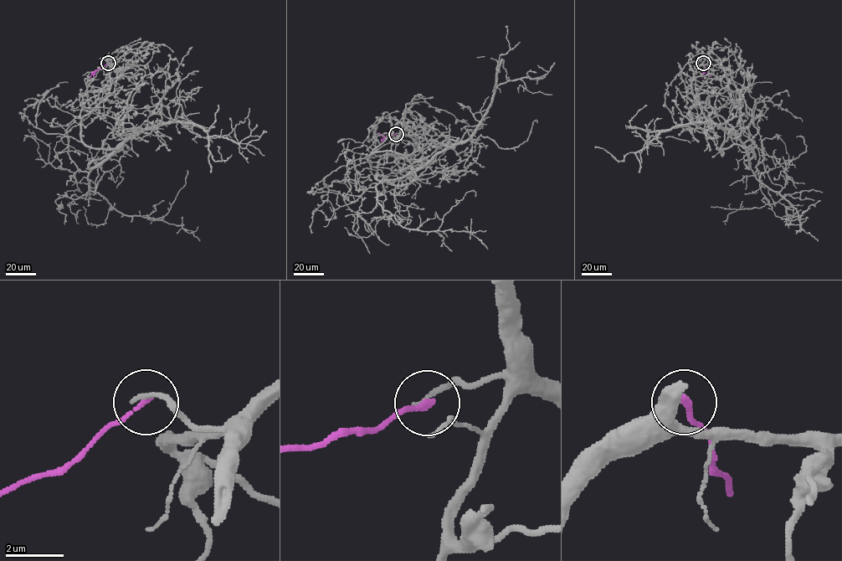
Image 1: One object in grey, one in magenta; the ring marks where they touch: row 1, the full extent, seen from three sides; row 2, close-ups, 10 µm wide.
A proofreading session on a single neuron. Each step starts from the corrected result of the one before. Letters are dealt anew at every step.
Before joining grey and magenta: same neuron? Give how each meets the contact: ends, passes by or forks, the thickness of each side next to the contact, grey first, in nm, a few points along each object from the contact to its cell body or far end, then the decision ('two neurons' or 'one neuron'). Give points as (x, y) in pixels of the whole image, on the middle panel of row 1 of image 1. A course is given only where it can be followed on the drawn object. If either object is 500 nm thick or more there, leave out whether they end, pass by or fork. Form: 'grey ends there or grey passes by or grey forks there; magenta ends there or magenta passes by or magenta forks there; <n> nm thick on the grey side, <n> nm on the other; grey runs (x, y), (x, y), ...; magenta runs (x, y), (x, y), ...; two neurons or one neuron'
grey ends there; magenta ends there; 170 nm thick on the grey side, 190 nm on the other; grey runs (396, 134), (391, 154), (433, 162), (406, 188), (409, 176), (376, 186), (403, 227), (437, 230), (474, 197); magenta runs (396, 134), (385, 137), (377, 133); two neurons

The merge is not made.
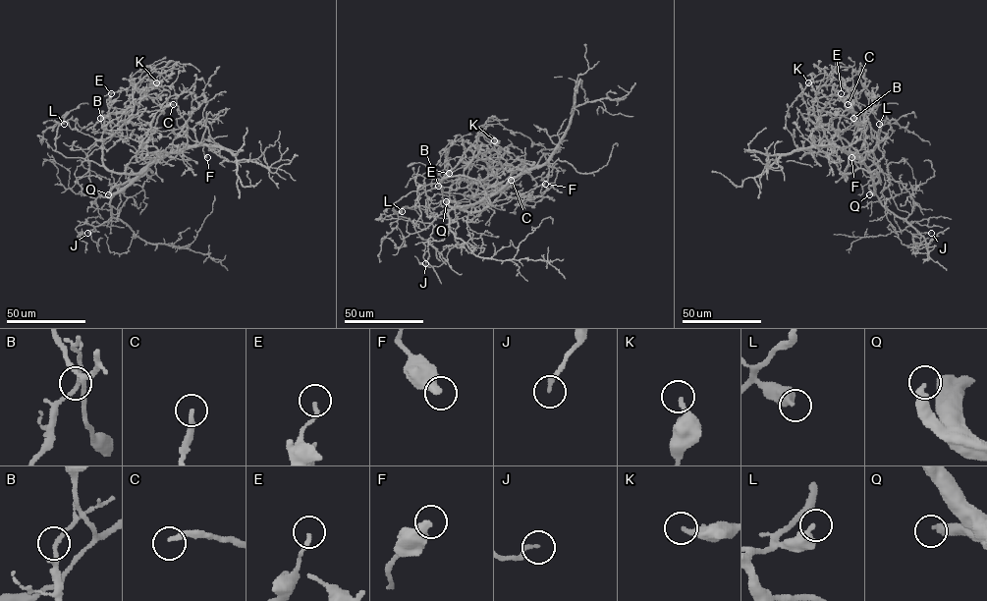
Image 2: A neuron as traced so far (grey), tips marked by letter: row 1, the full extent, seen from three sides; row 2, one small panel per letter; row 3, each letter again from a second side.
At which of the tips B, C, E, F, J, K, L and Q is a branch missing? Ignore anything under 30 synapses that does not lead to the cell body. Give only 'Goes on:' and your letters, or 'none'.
Goes on: C, Q

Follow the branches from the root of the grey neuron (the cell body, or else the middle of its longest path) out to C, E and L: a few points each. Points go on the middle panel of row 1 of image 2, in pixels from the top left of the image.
C: (484, 203), (486, 207), (479, 215), (510, 185), (511, 180)
E: (484, 203), (496, 192), (485, 192), (478, 181), (453, 175), (440, 182), (451, 169), (447, 156), (449, 173)
L: (484, 203), (495, 191), (485, 192), (478, 181), (453, 175), (403, 196), (393, 207), (396, 213), (402, 211)

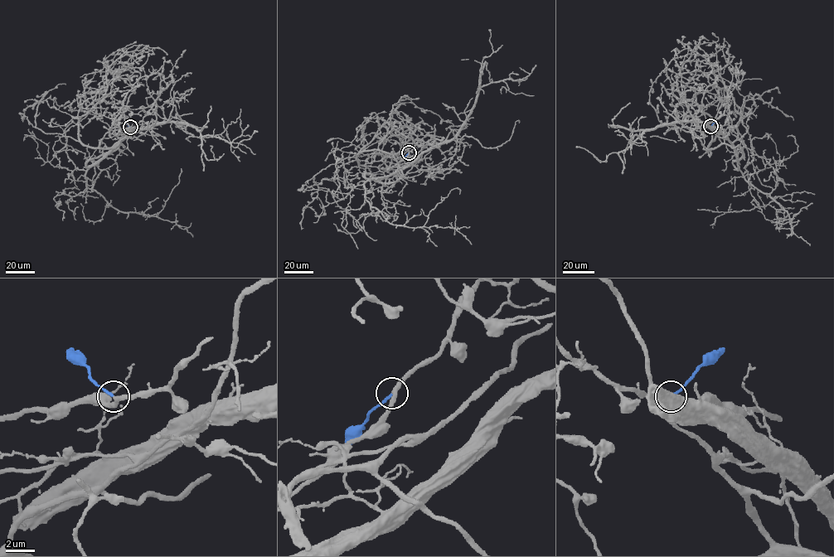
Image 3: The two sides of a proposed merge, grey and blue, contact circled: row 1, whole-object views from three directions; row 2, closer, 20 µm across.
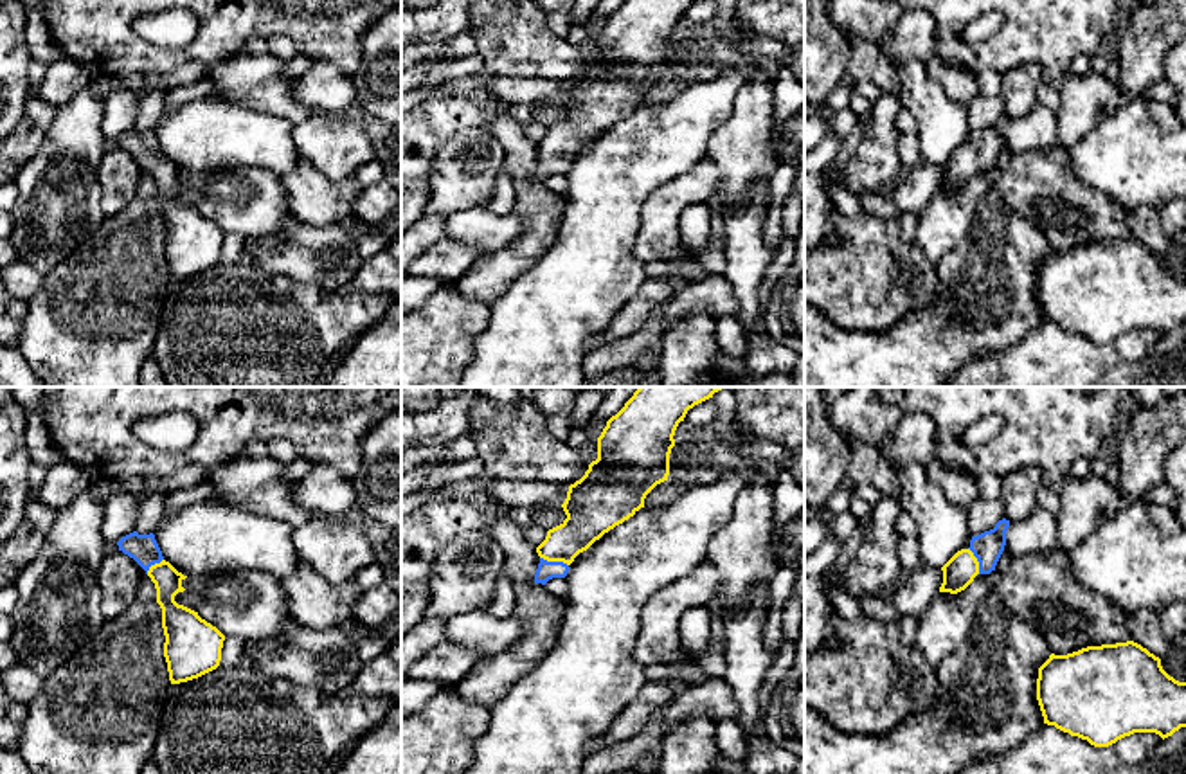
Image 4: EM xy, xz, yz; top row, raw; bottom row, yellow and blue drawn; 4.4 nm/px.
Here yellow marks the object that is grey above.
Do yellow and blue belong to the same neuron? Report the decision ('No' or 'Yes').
Yes

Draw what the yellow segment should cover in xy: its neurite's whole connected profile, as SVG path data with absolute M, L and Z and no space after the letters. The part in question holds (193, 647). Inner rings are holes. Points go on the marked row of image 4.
M133 531L122 536L117 545L155 583L157 603L162 608L164 657L171 684L187 682L216 670L221 661L225 635L202 619L198 612L175 601L175 596L185 590L182 581L187 576L164 560L155 535Z

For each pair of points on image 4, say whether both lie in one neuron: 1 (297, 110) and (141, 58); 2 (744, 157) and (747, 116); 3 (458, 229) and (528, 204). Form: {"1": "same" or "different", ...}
{"1": "different", "2": "same", "3": "different"}

